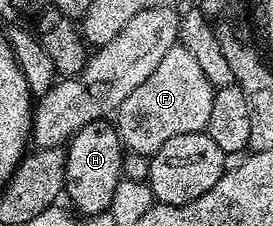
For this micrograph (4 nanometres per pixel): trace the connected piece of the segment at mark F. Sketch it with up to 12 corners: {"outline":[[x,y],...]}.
{"outline":[[169,47],[114,114],[124,150],[147,159],[204,132],[215,90]]}

